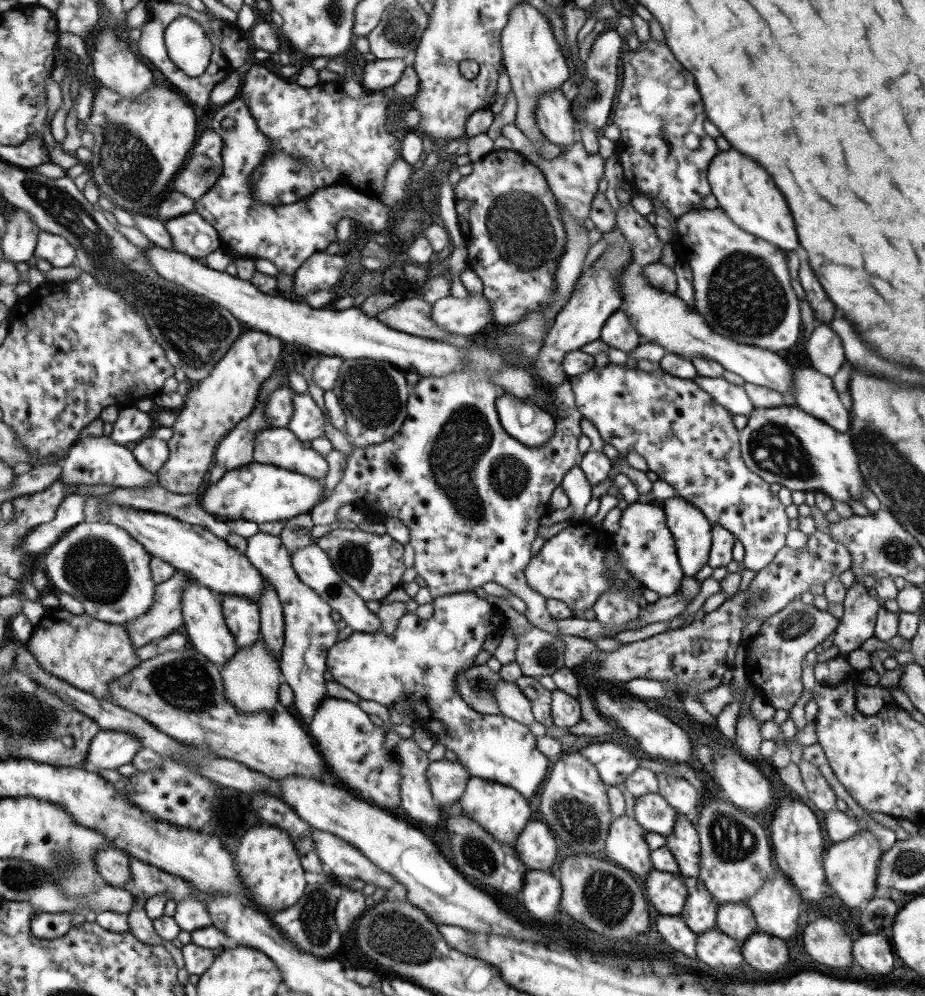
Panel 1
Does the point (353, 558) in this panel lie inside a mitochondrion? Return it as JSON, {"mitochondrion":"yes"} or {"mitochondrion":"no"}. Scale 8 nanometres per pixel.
{"mitochondrion":"yes"}

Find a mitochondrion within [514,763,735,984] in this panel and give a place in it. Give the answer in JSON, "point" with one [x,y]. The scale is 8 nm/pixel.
{"point":[607,897]}

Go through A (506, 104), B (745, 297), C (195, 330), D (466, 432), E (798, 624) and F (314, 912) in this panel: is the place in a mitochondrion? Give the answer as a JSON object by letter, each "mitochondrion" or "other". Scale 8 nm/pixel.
{"A":"other","B":"mitochondrion","C":"mitochondrion","D":"mitochondrion","E":"mitochondrion","F":"mitochondrion"}

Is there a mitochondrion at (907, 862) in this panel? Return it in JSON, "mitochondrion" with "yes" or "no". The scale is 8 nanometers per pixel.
{"mitochondrion":"yes"}

